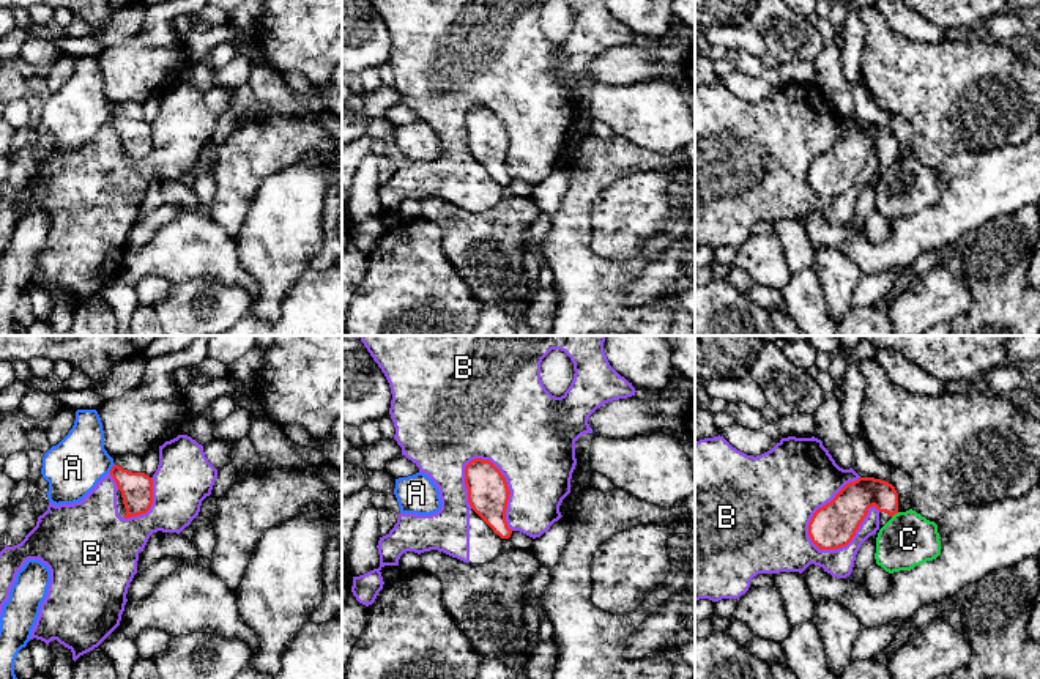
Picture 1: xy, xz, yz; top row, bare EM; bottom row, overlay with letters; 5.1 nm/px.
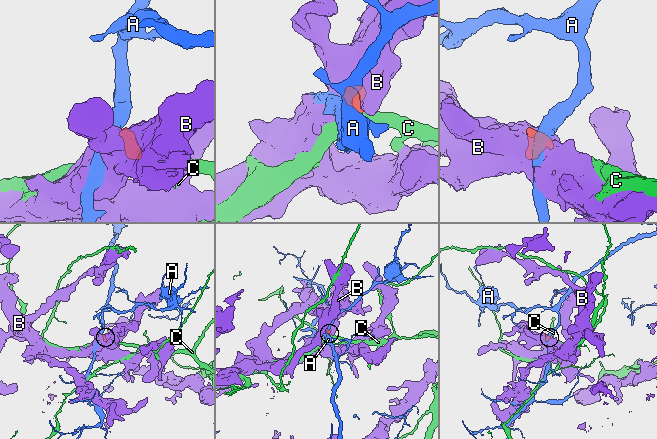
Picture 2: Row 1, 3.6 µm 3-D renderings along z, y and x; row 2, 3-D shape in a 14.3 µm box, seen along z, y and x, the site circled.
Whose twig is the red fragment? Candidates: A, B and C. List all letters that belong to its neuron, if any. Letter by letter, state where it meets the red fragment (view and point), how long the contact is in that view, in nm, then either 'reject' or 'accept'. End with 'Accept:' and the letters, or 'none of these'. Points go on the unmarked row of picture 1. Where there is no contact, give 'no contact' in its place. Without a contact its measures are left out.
A: xy (112, 115) | 50 nm | reject
B: yz (818, 156) | 440 nm | reject
C: yz (895, 159) | 50 nm | reject
Accept: none of these

